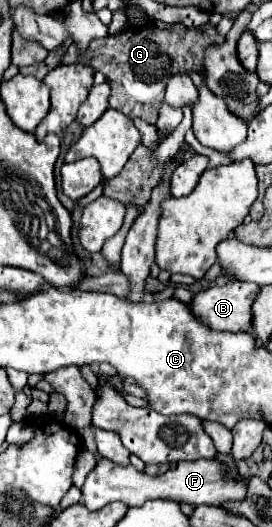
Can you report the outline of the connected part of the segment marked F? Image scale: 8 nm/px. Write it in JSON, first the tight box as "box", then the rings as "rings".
{"box":[82,459,246,509],"rings":[[[100,459],[96,469],[86,477],[86,483],[82,487],[82,503],[90,509],[102,509],[106,503],[122,501],[128,507],[142,505],[150,499],[172,499],[178,503],[192,503],[192,505],[220,505],[222,501],[234,501],[244,495],[242,487],[246,485],[246,477],[228,477],[224,475],[222,465],[212,461],[182,461],[176,467],[172,467],[168,473],[150,477],[146,473],[138,473],[132,465],[120,467],[108,459]]]}

